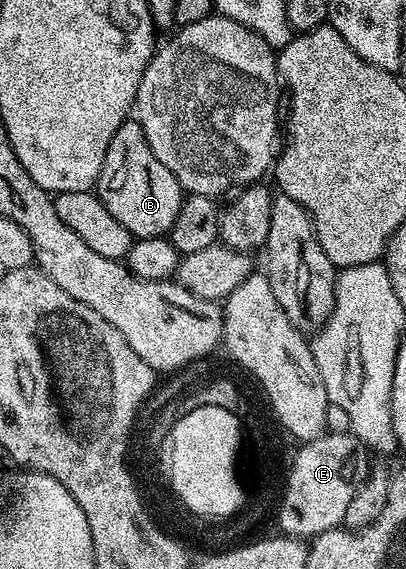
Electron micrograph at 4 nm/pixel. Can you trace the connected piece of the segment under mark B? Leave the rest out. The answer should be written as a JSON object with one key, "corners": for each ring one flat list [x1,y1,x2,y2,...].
{"corners":[[135,120,123,122,118,132,114,132,114,140,110,140,110,148,106,148,106,160,94,190,102,204,106,204,106,212,110,212,122,228,129,230,133,239,167,235,186,197,174,172,150,152,150,144,140,123]]}

